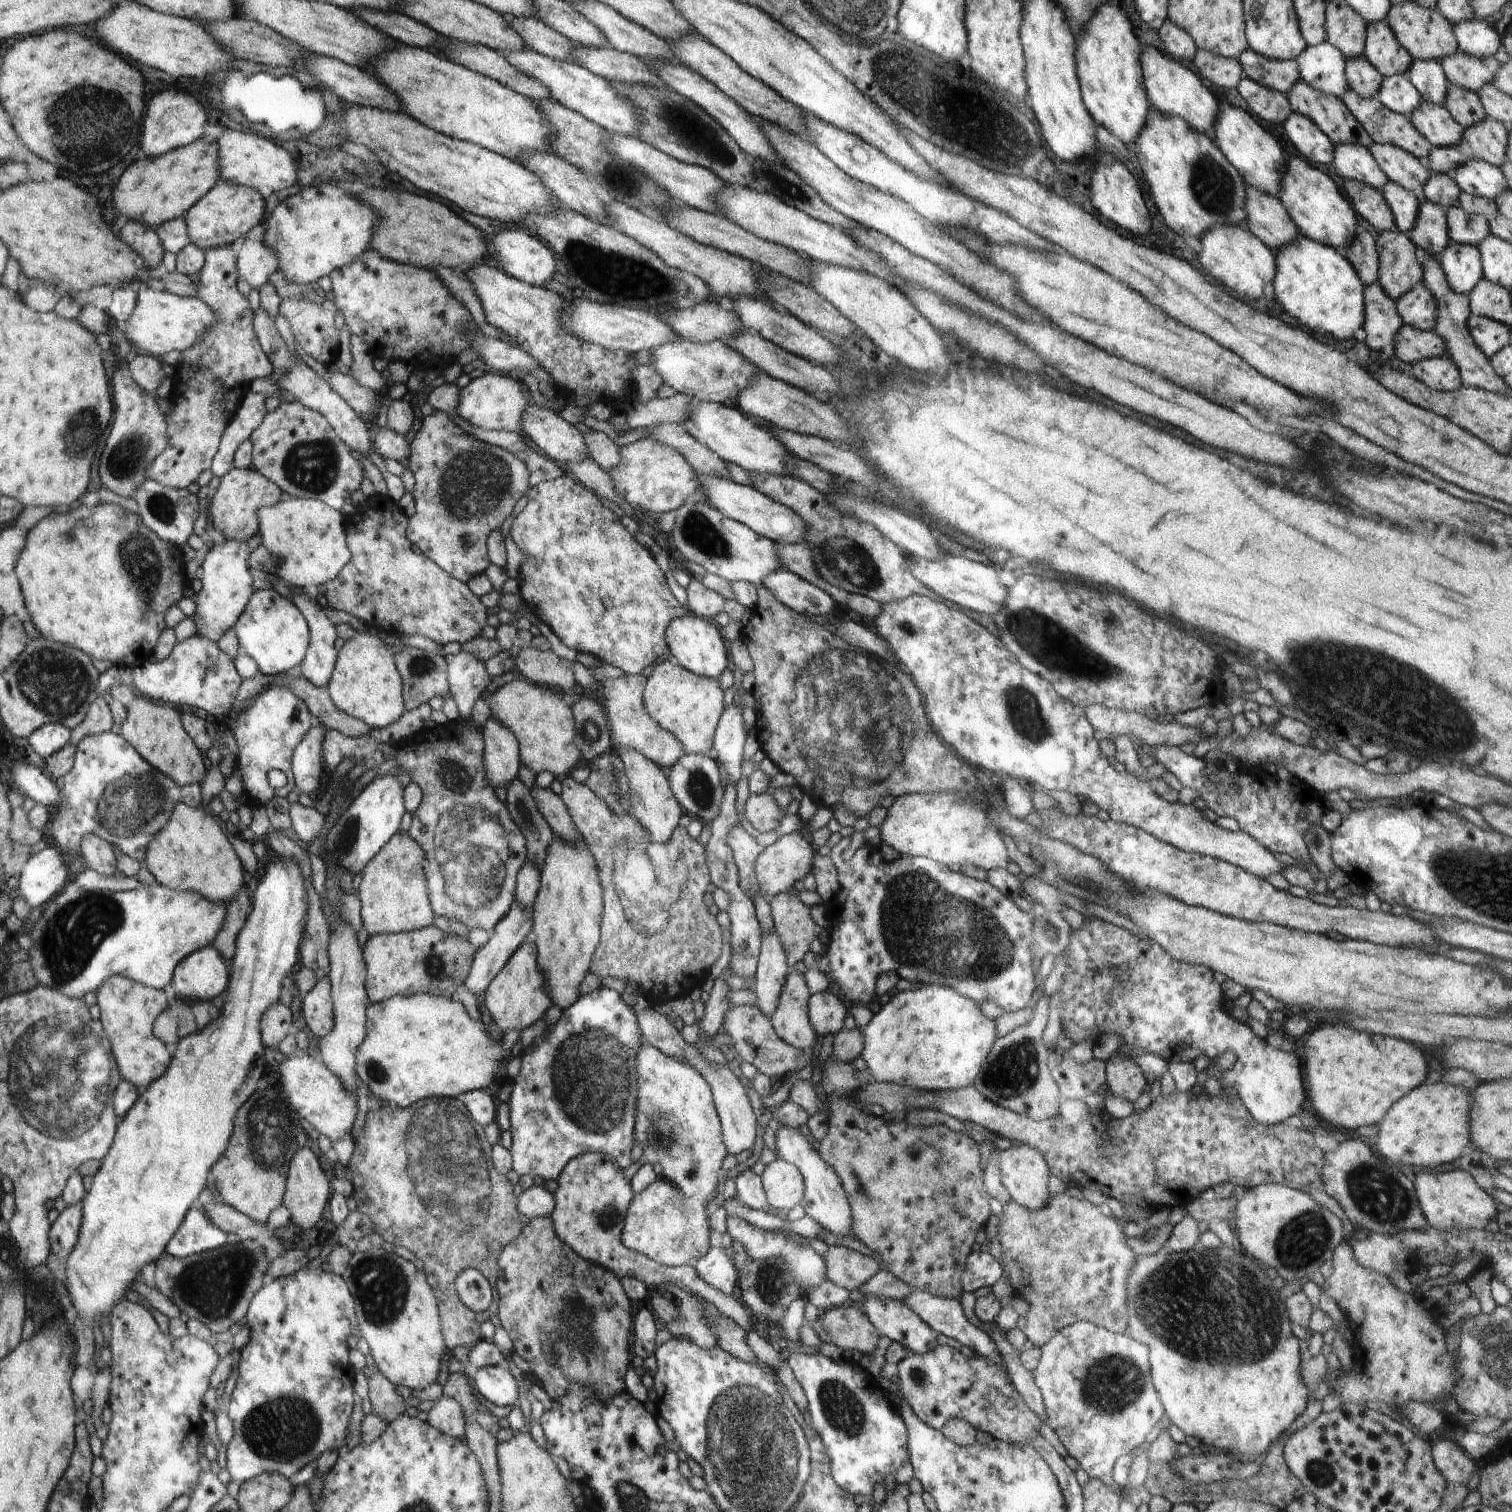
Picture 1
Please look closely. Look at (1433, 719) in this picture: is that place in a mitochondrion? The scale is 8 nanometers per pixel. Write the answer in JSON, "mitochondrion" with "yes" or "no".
{"mitochondrion":"yes"}

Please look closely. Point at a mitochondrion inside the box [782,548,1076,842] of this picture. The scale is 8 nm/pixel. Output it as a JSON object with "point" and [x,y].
{"point":[867,724]}

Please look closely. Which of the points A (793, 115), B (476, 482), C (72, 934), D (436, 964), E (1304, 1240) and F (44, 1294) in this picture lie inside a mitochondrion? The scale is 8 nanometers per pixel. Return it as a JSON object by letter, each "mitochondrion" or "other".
{"A":"other","B":"mitochondrion","C":"mitochondrion","D":"mitochondrion","E":"mitochondrion","F":"mitochondrion"}

